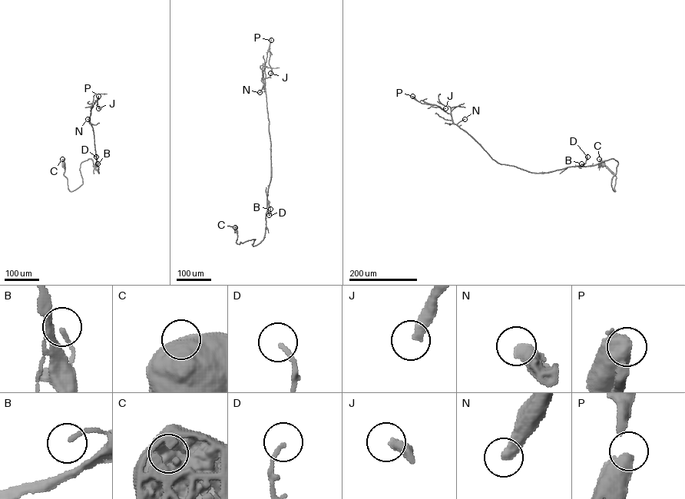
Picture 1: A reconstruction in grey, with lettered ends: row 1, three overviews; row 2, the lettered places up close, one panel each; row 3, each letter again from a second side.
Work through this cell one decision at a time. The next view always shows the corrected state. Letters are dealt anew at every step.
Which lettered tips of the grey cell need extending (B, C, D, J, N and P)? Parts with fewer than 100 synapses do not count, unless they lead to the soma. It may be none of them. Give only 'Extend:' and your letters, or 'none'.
Extend: J, N

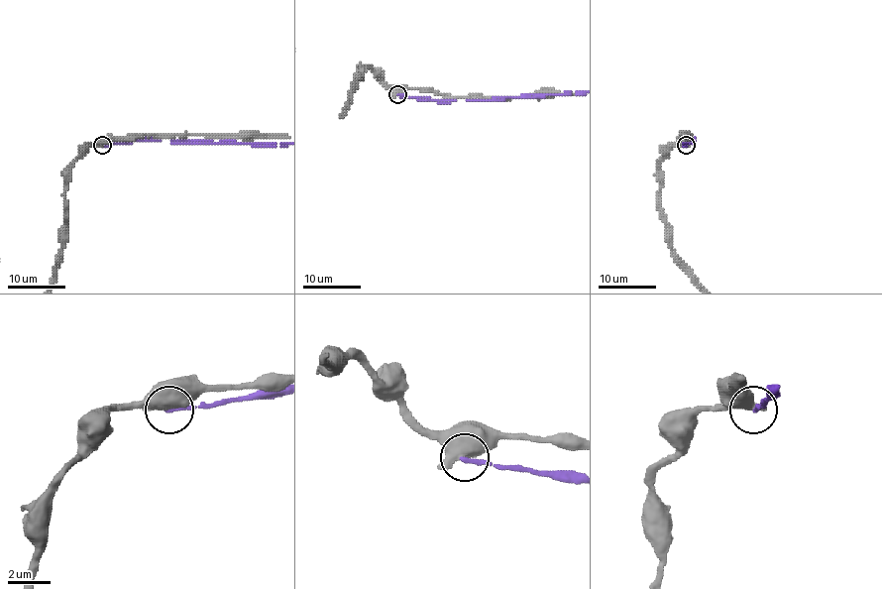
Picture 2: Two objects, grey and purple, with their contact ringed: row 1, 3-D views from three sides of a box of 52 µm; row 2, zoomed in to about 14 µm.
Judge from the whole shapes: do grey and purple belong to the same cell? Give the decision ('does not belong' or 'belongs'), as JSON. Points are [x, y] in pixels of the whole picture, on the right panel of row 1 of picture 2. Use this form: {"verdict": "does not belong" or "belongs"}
{"verdict": "does not belong"}

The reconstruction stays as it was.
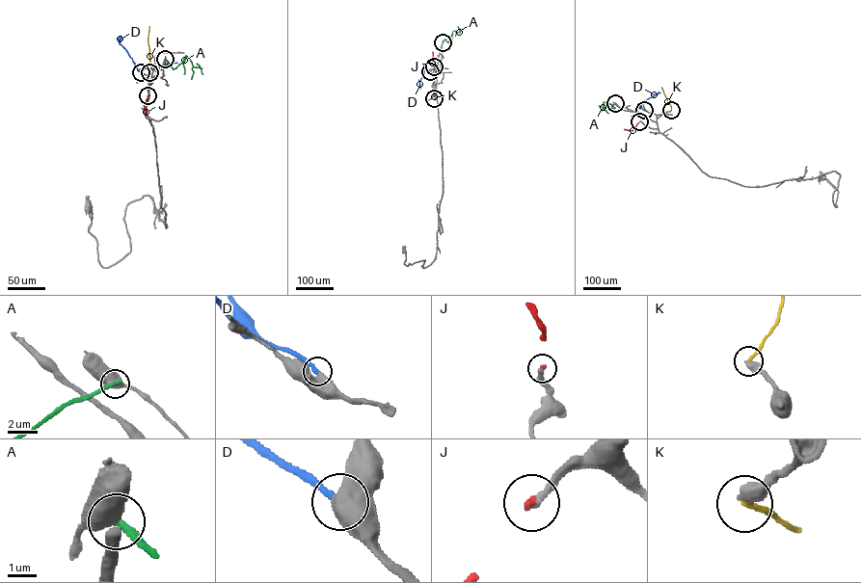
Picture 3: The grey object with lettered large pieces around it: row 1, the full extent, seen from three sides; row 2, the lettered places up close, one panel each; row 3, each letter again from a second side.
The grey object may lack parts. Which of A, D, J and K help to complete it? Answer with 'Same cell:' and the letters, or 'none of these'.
Same cell: D

